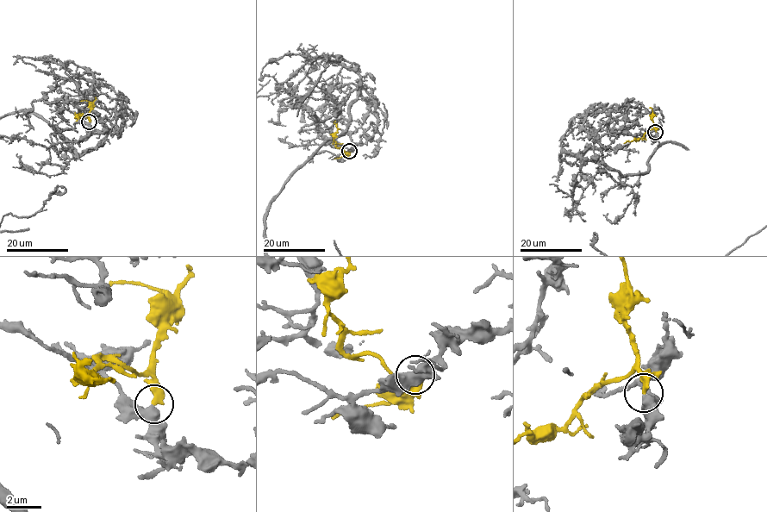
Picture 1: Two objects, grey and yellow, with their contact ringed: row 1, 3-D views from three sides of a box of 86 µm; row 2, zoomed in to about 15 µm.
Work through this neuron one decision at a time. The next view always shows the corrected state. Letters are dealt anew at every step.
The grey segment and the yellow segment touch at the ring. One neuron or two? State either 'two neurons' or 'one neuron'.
one neuron

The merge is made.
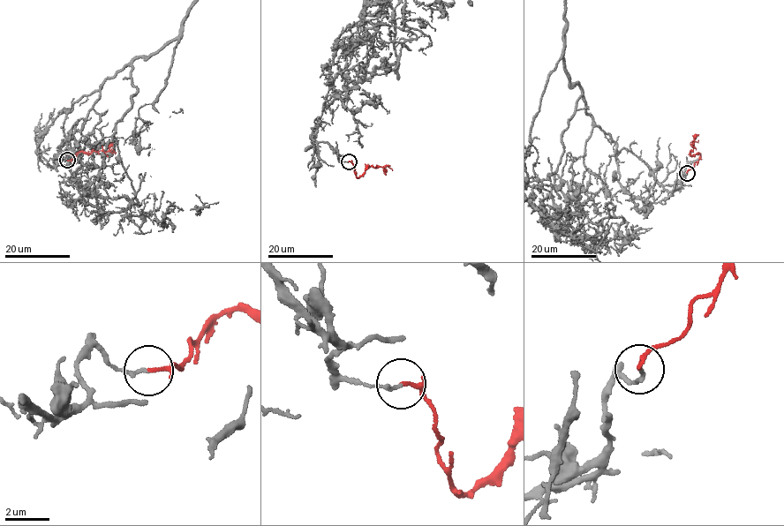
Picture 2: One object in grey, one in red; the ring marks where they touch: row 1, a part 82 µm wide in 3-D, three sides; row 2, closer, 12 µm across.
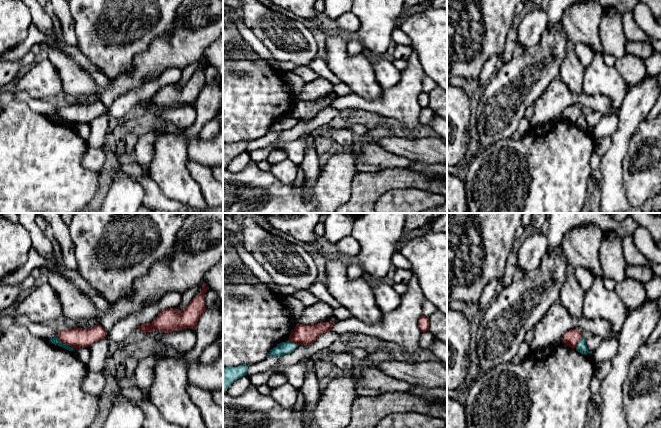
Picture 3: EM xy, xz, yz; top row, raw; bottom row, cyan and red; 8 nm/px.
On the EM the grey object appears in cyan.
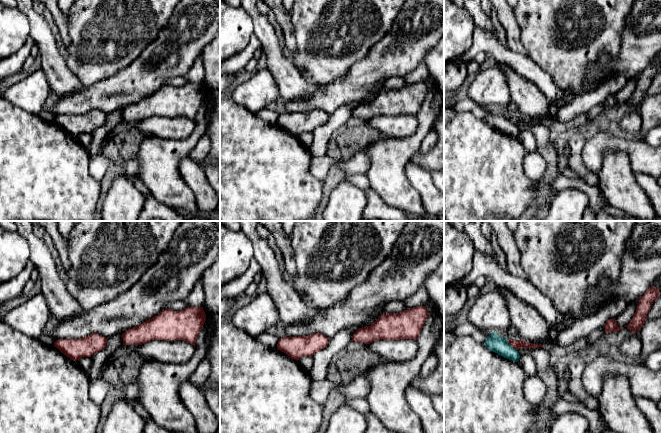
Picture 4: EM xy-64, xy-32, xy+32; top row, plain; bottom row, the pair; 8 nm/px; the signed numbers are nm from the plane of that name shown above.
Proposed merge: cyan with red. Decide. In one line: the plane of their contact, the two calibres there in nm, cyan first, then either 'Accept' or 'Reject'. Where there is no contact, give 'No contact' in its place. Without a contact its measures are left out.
Touches cyan in xy. Thickness 60 nm (cyan) against 160 nm. Reject

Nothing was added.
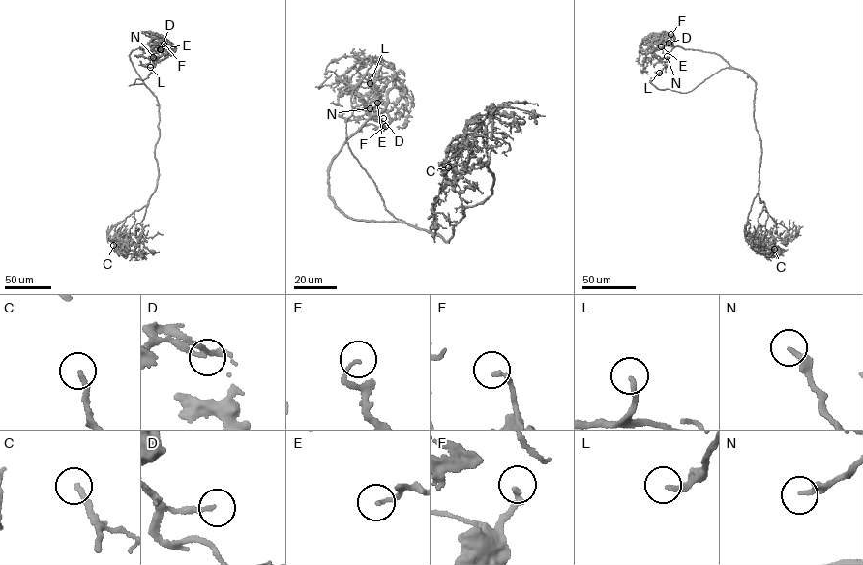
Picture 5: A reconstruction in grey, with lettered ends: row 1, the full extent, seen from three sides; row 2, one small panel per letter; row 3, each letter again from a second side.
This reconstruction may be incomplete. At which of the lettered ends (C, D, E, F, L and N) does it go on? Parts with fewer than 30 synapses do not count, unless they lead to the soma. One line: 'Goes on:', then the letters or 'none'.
Goes on: C, L, N

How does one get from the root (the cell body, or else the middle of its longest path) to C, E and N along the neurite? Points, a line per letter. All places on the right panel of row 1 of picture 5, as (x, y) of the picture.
C: (756, 91), (753, 117), (761, 150), (758, 194), (764, 204), (756, 235), (768, 248), (779, 246), (774, 249)
E: (756, 91), (747, 74), (716, 53), (676, 45), (669, 56), (660, 58), (653, 44), (672, 42), (661, 46)
N: (756, 91), (756, 82), (747, 74), (716, 53), (676, 45), (669, 57), (652, 55), (665, 62), (667, 56)

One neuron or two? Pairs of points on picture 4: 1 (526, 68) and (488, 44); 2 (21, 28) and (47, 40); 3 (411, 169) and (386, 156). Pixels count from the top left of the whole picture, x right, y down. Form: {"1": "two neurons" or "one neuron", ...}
{"1": "one neuron", "2": "two neurons", "3": "two neurons"}

